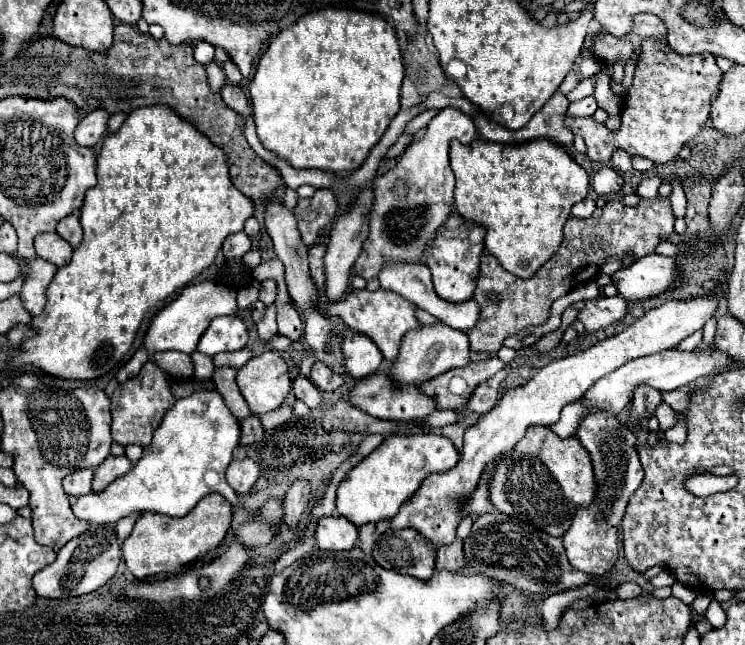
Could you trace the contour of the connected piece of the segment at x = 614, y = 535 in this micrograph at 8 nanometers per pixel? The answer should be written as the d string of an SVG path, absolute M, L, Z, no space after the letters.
M604 412L588 414L576 432L582 446L590 452L596 472L596 498L590 508L578 508L572 526L562 536L570 564L590 576L606 574L618 558L618 526L624 516L624 508L634 490L642 484L644 470L636 452L636 434L632 428L618 422L616 416Z

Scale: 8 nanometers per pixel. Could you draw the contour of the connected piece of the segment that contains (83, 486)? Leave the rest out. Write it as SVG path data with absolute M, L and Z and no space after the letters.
M82 468L64 478L64 490L70 496L84 496L92 492L92 470Z

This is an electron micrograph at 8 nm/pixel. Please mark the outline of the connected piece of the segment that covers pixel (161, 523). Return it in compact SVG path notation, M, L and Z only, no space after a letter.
M208 494L200 504L180 520L144 512L136 520L130 536L122 544L122 554L128 570L138 580L146 580L160 574L180 574L188 564L202 560L214 550L226 536L232 522L232 506L220 494Z

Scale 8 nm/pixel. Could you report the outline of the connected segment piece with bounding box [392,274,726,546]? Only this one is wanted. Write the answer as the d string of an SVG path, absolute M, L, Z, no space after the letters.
M726 274L718 276L714 288L706 296L690 298L690 300L666 300L658 308L648 310L642 318L638 318L632 326L622 330L620 334L606 338L584 352L566 356L562 360L554 360L544 366L534 378L530 378L524 386L508 390L498 404L478 420L476 426L468 428L464 434L464 448L458 464L444 474L430 474L414 492L410 500L400 506L400 512L392 518L392 530L400 528L416 528L434 544L452 544L456 538L456 528L462 520L460 516L460 500L470 496L476 488L482 470L496 456L516 446L516 442L524 436L526 428L532 424L548 426L560 418L560 410L576 402L584 396L584 392L602 376L618 370L622 364L642 358L648 354L658 354L664 350L676 348L686 336L702 330L702 326L714 316L718 310L718 302L726 290Z

